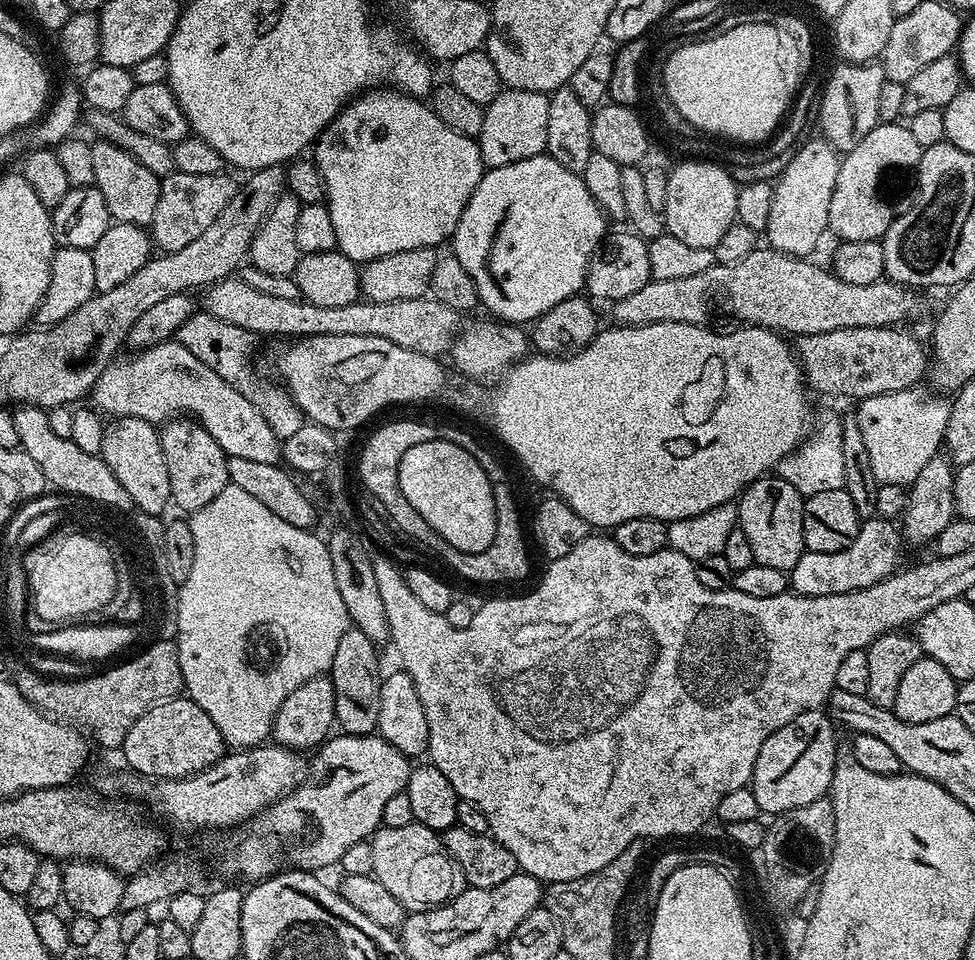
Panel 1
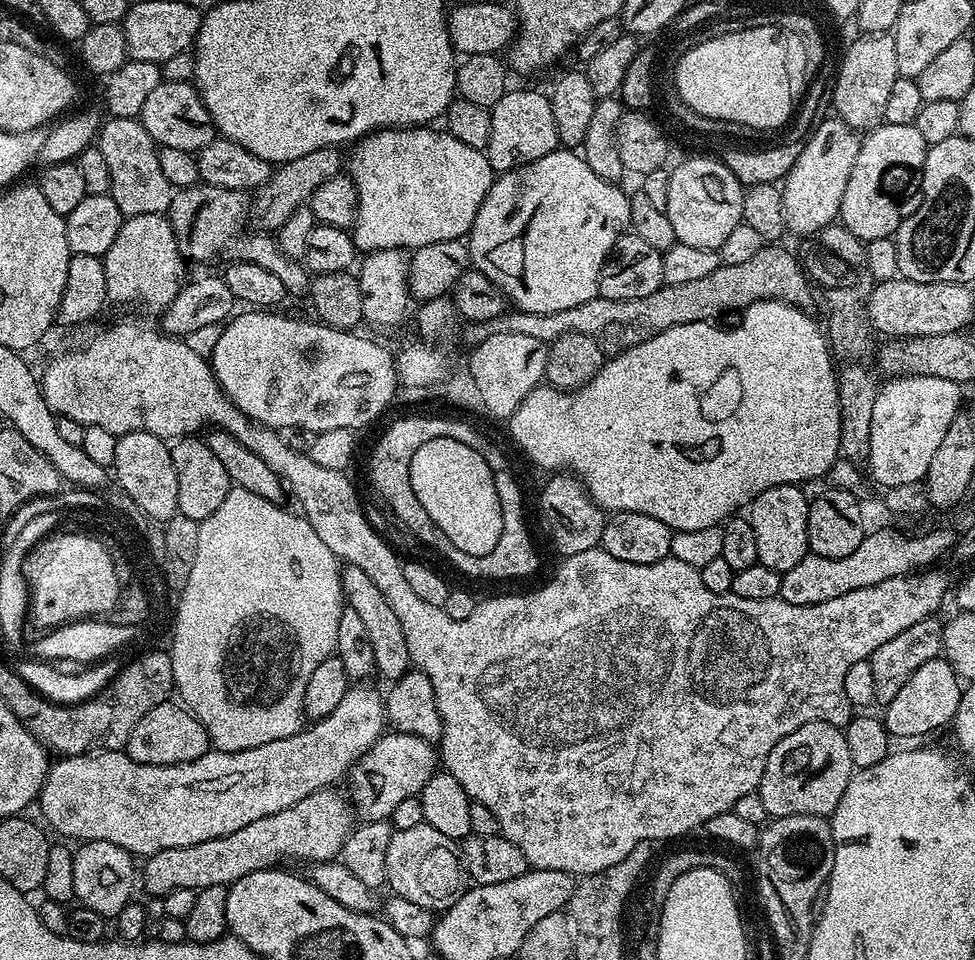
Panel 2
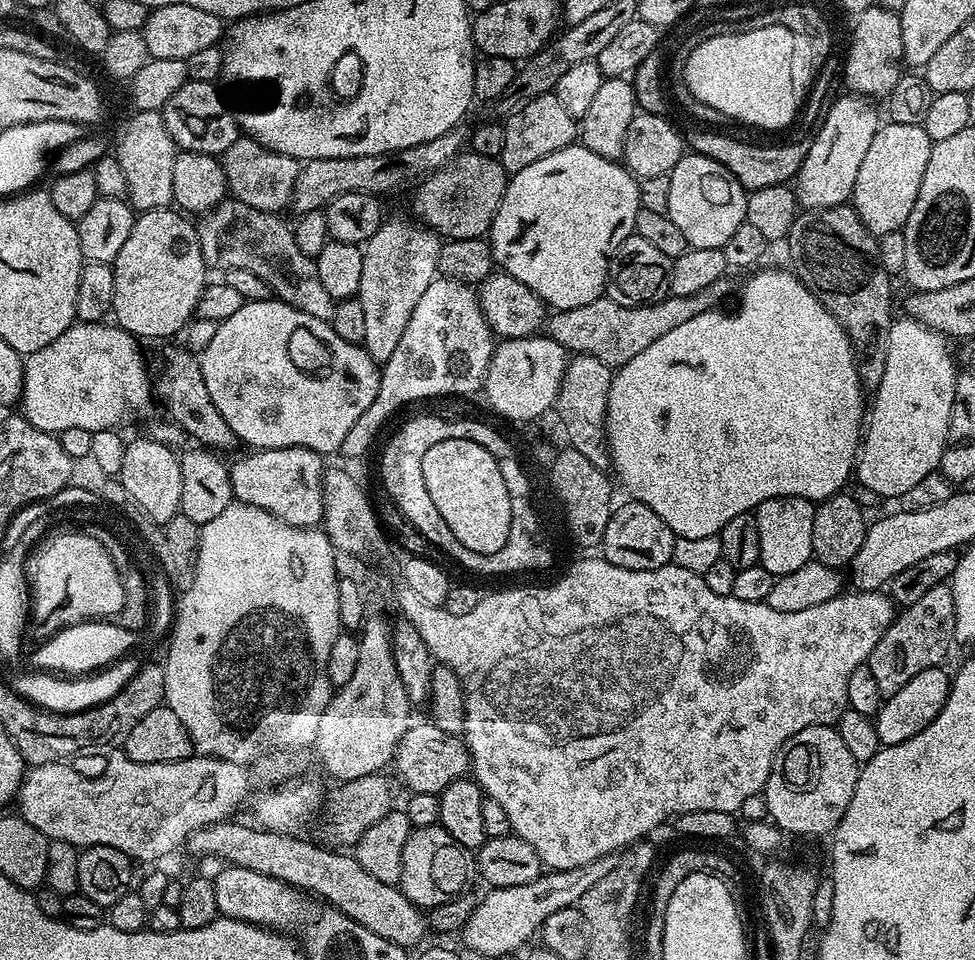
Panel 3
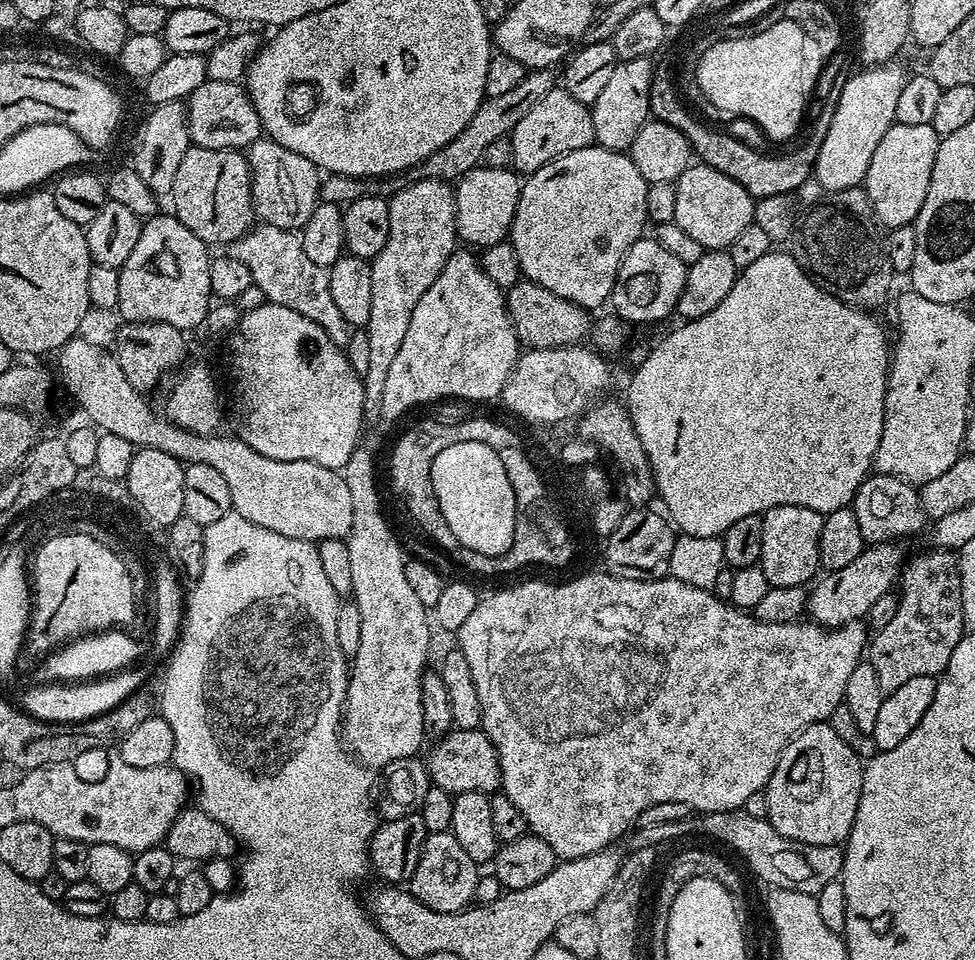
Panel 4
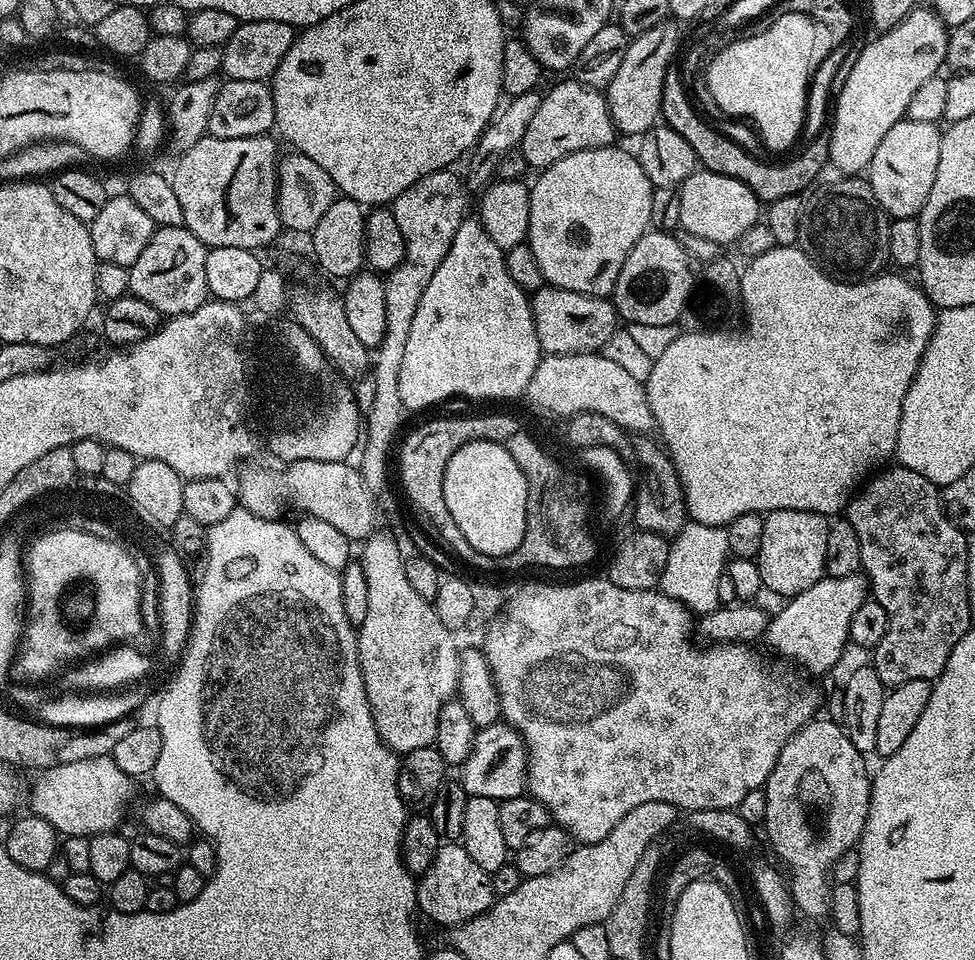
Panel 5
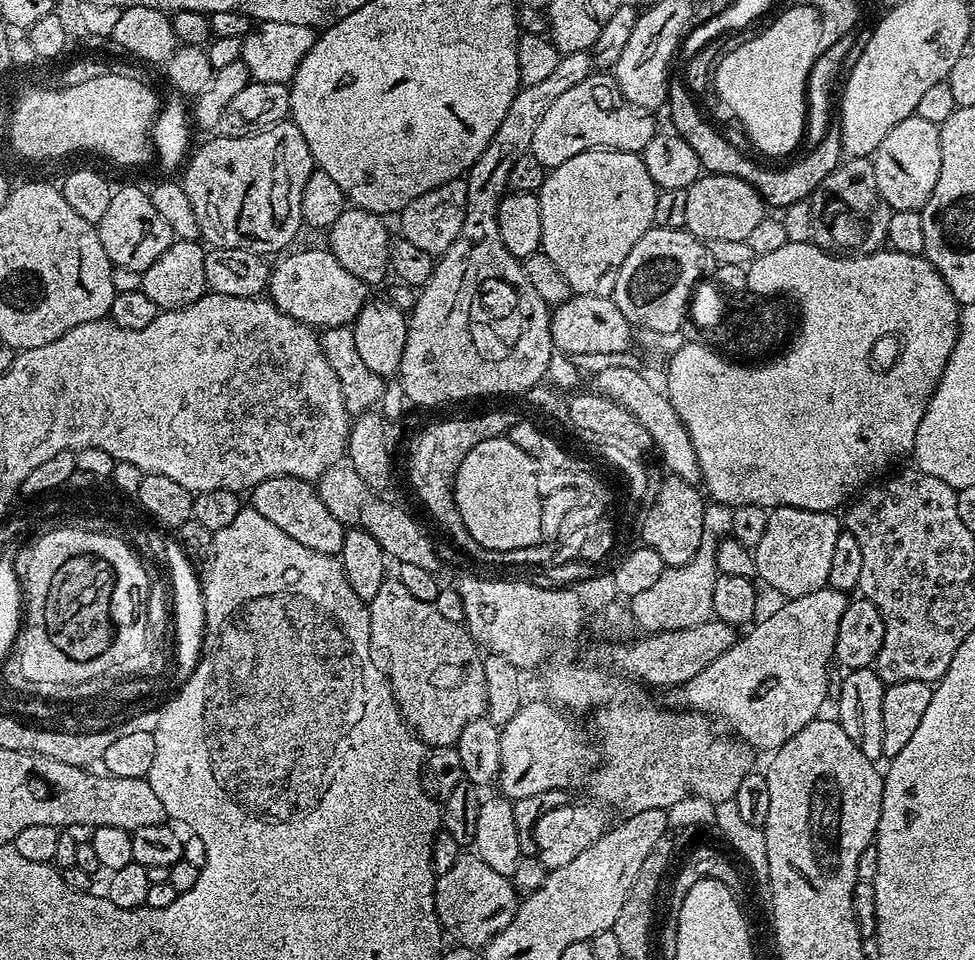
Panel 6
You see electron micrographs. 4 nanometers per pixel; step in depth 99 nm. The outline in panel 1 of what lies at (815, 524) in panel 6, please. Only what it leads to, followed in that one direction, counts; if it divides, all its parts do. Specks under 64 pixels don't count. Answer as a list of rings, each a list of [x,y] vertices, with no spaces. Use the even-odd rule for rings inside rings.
[[[775,474],[761,476],[748,485],[738,497],[738,527],[746,534],[746,542],[750,542],[750,550],[754,550],[754,561],[762,566],[774,566],[774,570],[791,573],[792,567],[802,558],[806,551],[802,538],[802,514],[805,497],[801,496],[790,482]]]

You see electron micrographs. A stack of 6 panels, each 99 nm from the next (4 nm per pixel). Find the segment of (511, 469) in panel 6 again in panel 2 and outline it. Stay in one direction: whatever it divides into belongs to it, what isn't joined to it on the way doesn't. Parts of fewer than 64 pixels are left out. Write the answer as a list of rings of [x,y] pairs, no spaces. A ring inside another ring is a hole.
[[[440,437],[423,443],[410,462],[410,484],[426,514],[458,546],[471,556],[484,556],[498,546],[500,499],[494,490],[494,475],[477,451],[454,438]]]

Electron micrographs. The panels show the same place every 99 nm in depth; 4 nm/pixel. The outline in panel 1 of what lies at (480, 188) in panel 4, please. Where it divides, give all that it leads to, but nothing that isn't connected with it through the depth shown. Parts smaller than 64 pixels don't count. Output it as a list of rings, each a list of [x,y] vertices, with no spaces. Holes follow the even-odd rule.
[[[372,86],[349,100],[316,139],[315,152],[314,163],[322,174],[324,194],[330,210],[330,222],[334,222],[337,249],[346,258],[357,262],[369,262],[383,256],[398,254],[399,251],[435,249],[443,240],[444,243],[451,241],[454,230],[458,226],[458,218],[462,218],[462,210],[466,210],[466,202],[470,202],[470,194],[474,194],[478,182],[486,171],[479,143],[473,137],[458,134],[458,130],[450,130],[450,126],[446,126],[446,122],[442,122],[442,118],[438,118],[435,110],[423,99],[410,96],[407,92],[401,92],[392,86]]]

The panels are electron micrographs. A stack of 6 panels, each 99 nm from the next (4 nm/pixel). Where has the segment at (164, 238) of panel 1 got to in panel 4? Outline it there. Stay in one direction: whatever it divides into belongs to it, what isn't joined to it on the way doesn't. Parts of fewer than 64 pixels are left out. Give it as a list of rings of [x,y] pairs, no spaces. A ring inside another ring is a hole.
[[[257,223],[246,235],[230,244],[230,255],[246,266],[251,283],[262,290],[265,301],[298,310],[302,318],[318,322],[318,326],[326,330],[330,342],[347,345],[353,329],[346,322],[346,318],[342,318],[342,310],[338,310],[338,305],[330,295],[328,269],[314,266],[314,262],[310,262],[310,257],[306,250],[302,250],[302,242],[295,231]]]

